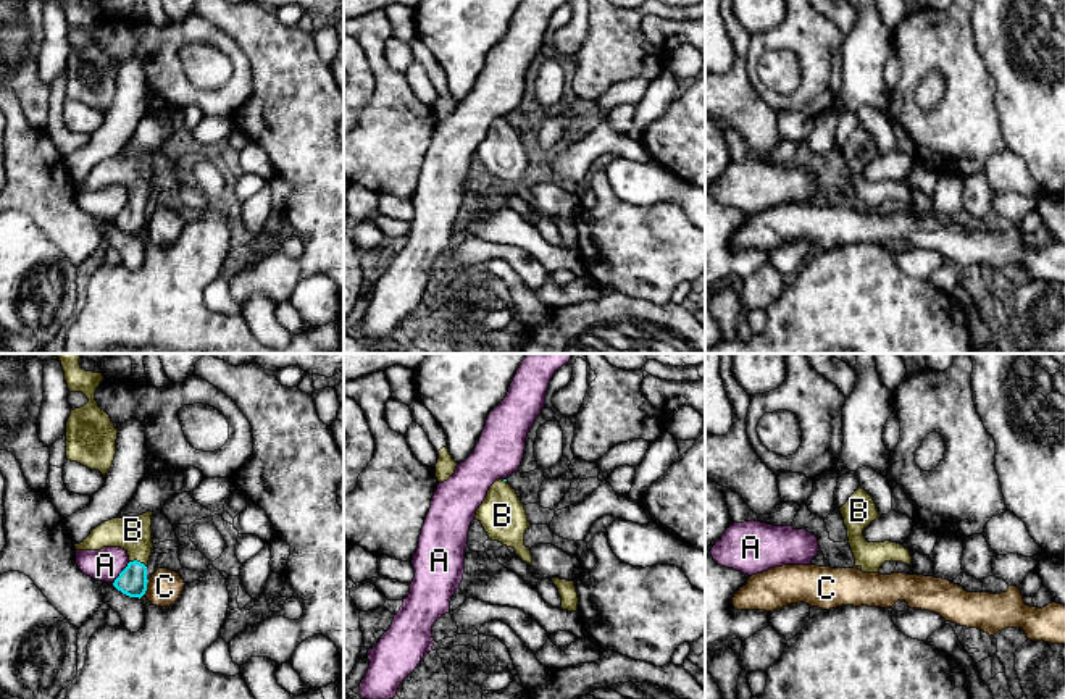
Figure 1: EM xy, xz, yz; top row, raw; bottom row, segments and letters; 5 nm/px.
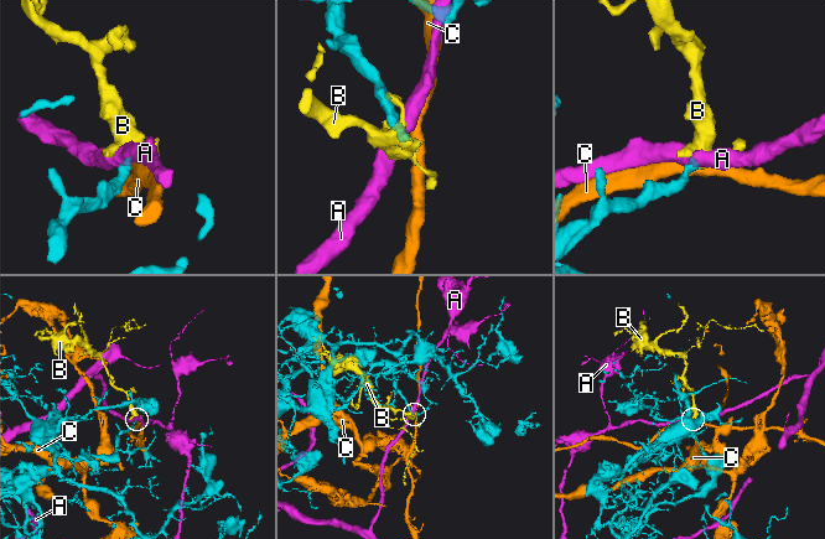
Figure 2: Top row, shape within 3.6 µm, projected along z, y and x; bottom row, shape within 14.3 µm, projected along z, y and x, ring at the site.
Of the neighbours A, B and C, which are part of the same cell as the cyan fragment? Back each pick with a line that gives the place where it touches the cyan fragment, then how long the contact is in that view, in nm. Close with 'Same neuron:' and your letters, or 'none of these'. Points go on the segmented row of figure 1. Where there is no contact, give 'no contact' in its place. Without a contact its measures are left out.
B: contact xy (136, 560); length 90 nm
Same neuron: B

